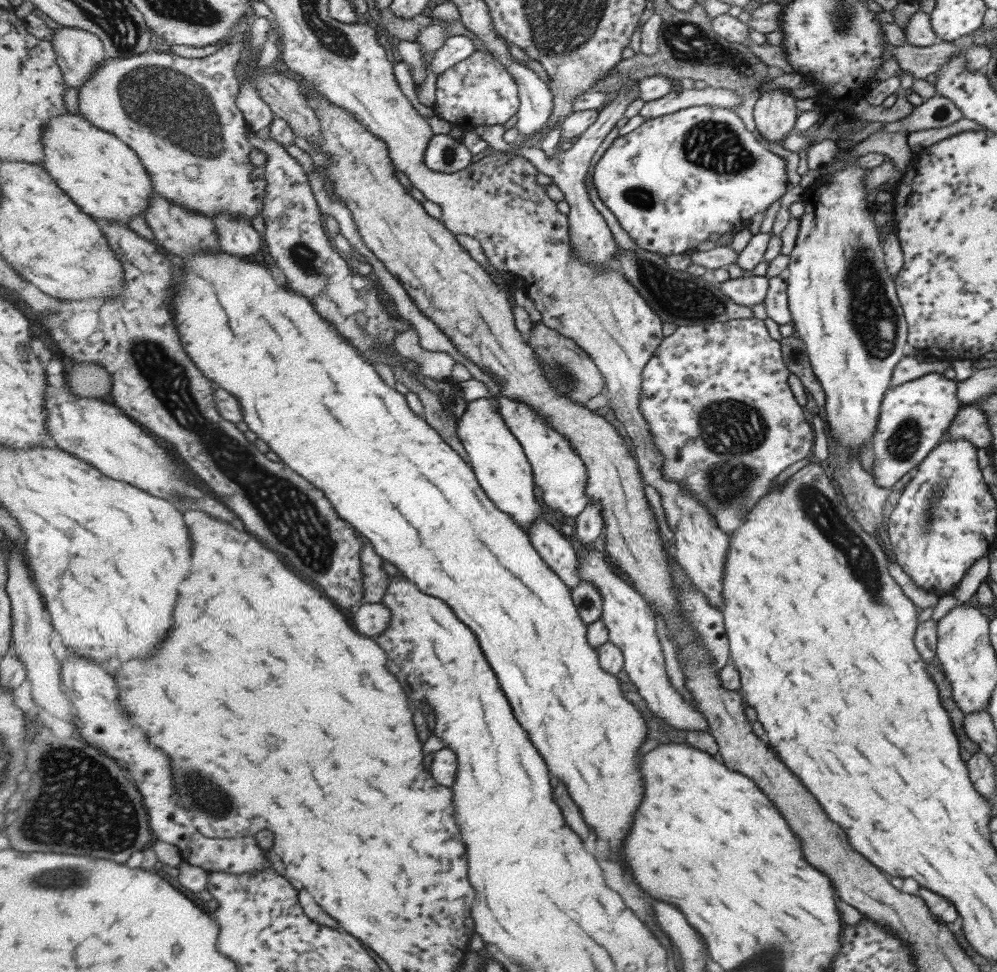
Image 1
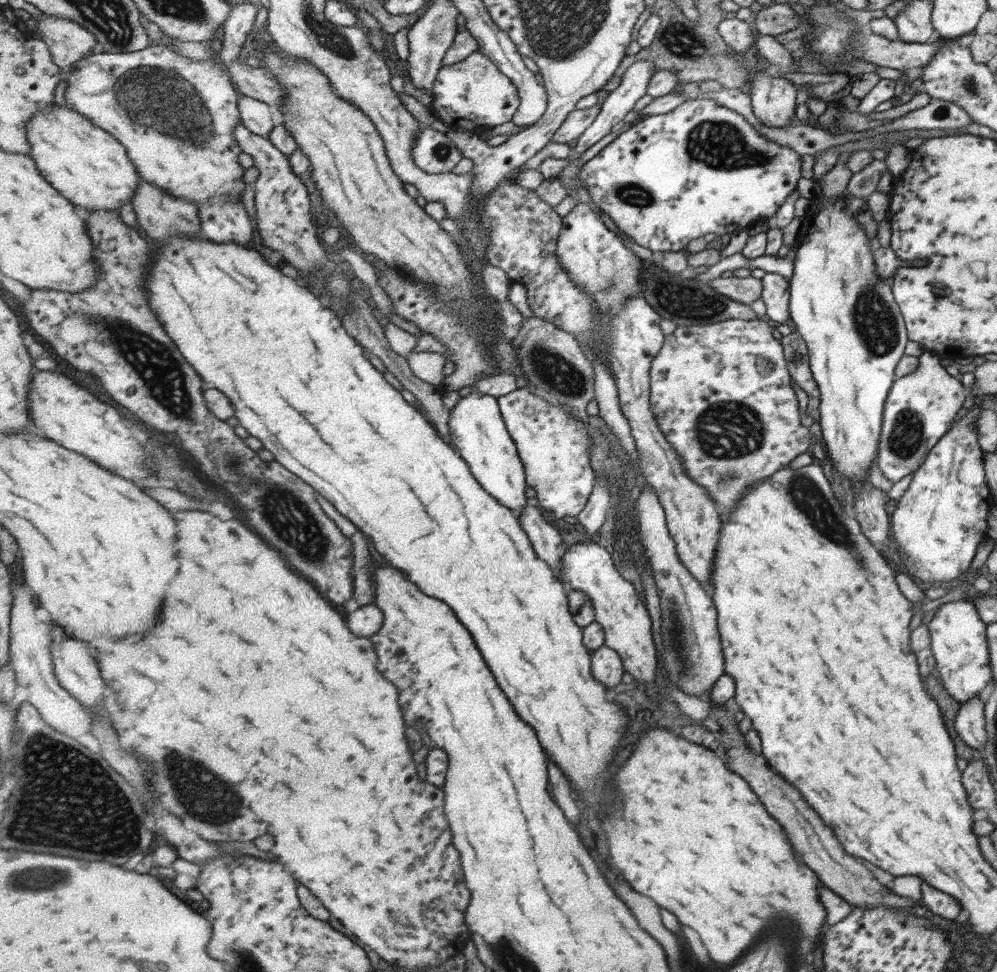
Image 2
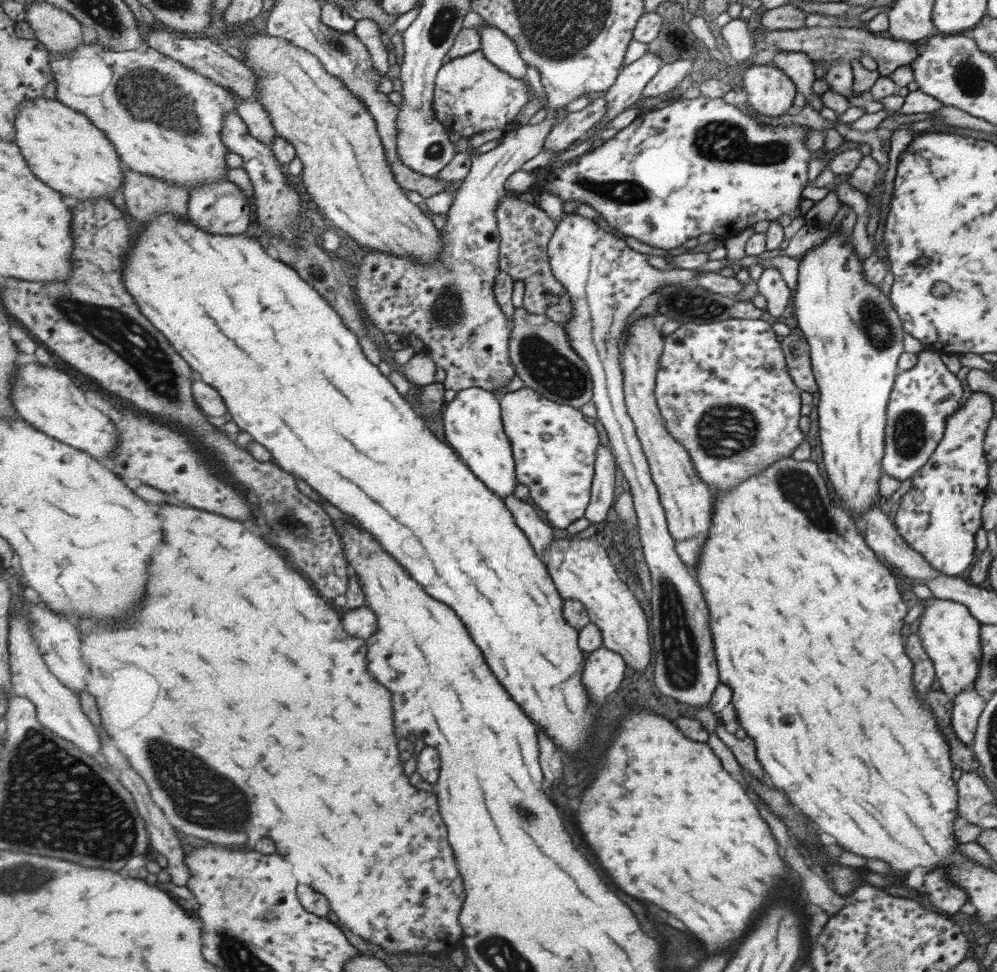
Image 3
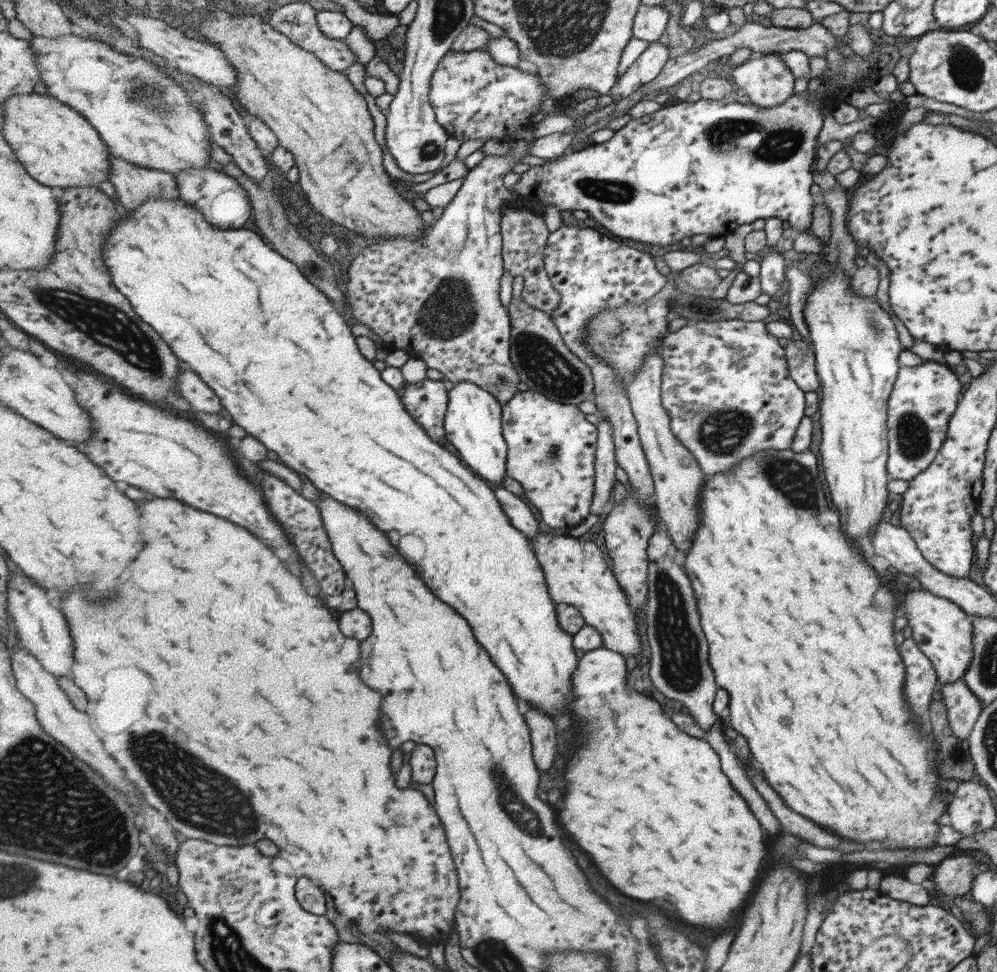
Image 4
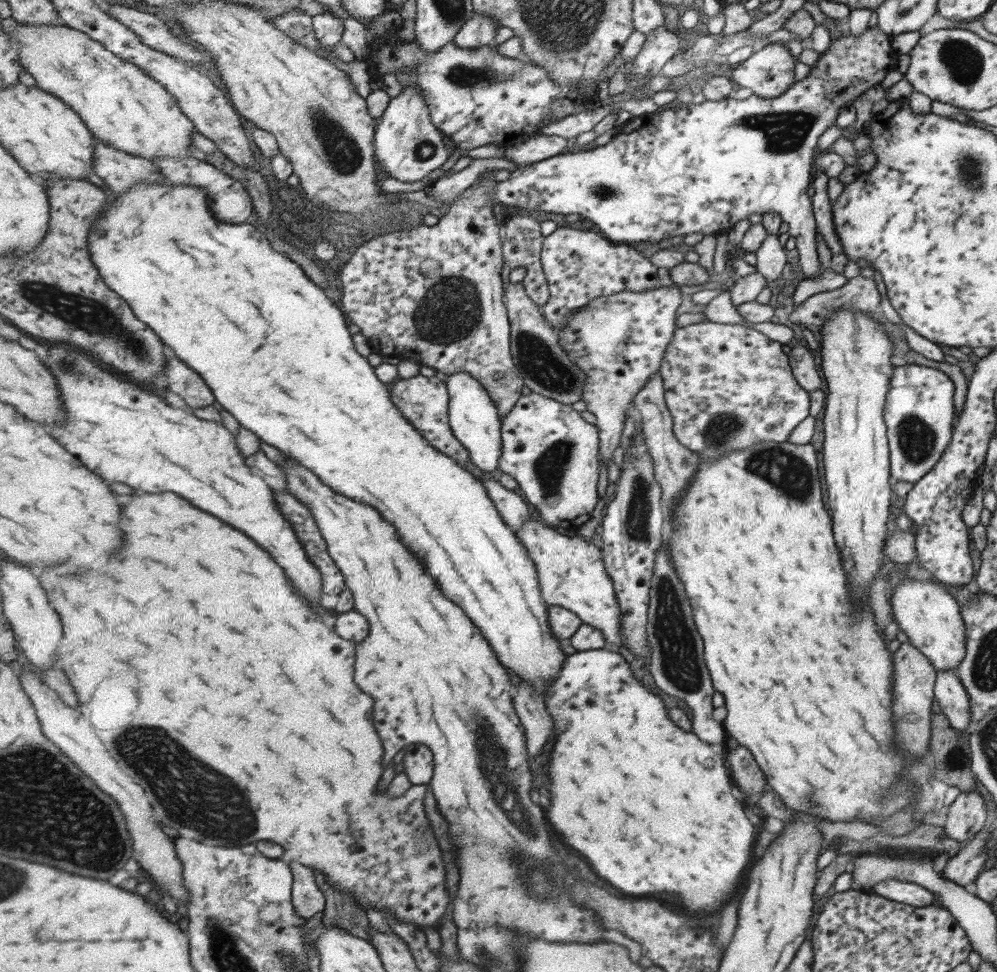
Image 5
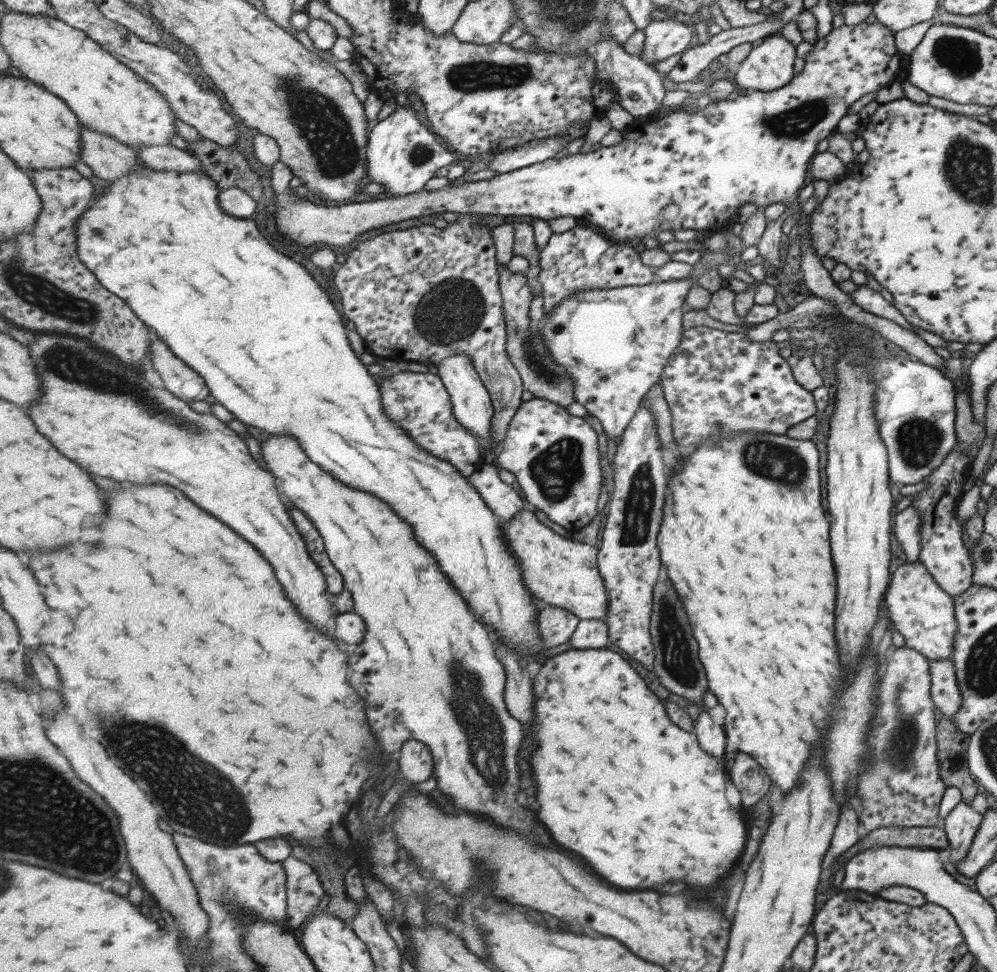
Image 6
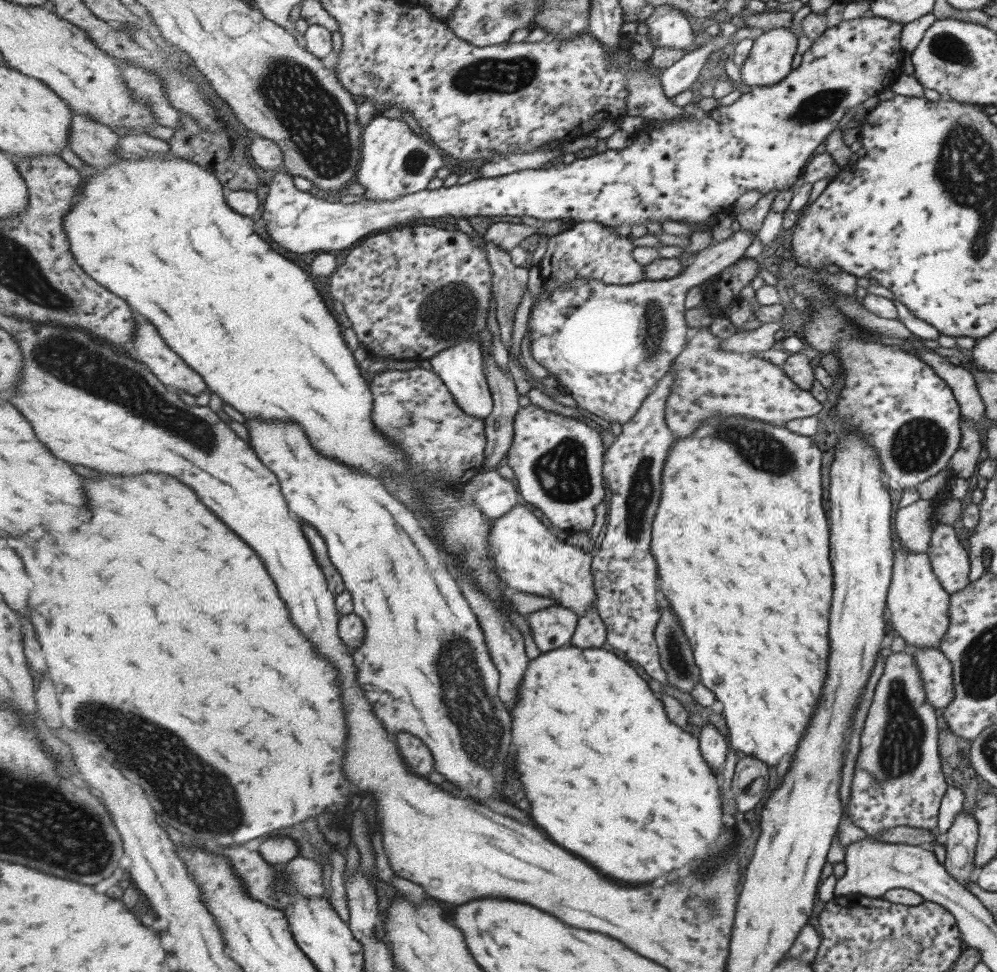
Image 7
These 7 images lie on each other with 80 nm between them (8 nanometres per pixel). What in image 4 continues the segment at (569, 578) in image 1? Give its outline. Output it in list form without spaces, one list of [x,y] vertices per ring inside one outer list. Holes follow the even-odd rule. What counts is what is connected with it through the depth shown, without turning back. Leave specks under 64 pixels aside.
[[[499,487],[495,491],[512,524],[533,540],[540,533],[538,513],[533,512],[531,506],[525,504],[519,495],[505,487]]]

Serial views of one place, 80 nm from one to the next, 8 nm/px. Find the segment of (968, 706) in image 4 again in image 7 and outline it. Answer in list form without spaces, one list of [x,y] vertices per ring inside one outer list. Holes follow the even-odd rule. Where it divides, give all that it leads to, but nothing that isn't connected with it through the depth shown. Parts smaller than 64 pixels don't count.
[[[908,649],[924,685],[926,701],[935,709],[949,704],[953,696],[951,664],[939,649]]]

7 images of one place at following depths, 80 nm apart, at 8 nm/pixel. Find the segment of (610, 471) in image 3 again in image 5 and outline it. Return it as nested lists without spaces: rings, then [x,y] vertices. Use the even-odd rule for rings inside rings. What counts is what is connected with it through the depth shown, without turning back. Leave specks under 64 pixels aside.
[[[675,286],[657,287],[643,292],[621,291],[609,296],[599,296],[587,306],[573,313],[566,322],[566,327],[557,331],[560,333],[561,346],[568,352],[571,360],[586,372],[586,387],[584,402],[587,410],[597,419],[600,429],[601,452],[606,469],[609,460],[613,458],[619,441],[622,440],[628,412],[635,408],[634,400],[637,394],[645,388],[654,374],[662,369],[668,348],[677,332],[677,306],[681,304],[681,292]]]

